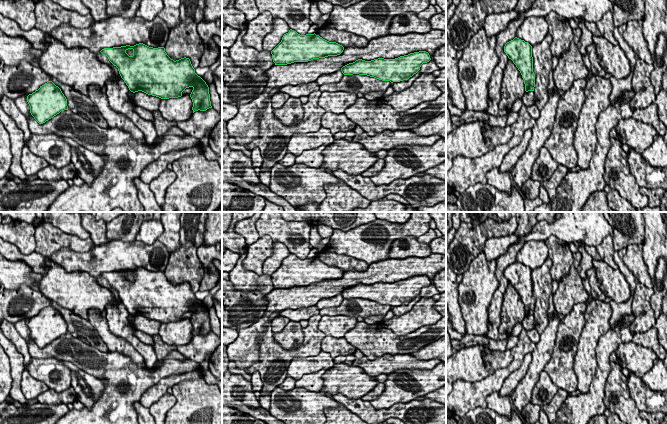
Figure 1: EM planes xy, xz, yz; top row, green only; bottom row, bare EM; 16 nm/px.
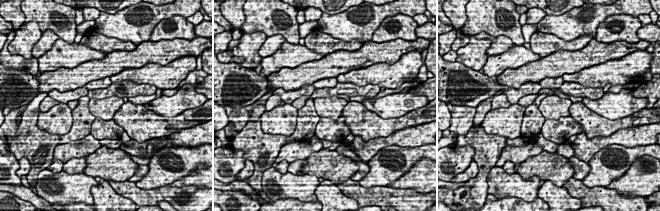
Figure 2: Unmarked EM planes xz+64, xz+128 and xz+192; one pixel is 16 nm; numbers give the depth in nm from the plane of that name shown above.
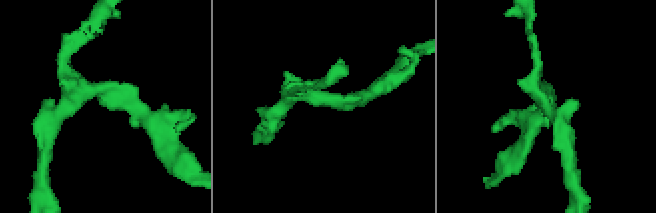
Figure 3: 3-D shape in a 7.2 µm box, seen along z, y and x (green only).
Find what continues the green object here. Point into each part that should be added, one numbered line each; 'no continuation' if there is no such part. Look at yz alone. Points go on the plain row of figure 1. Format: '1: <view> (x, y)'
no continuation

